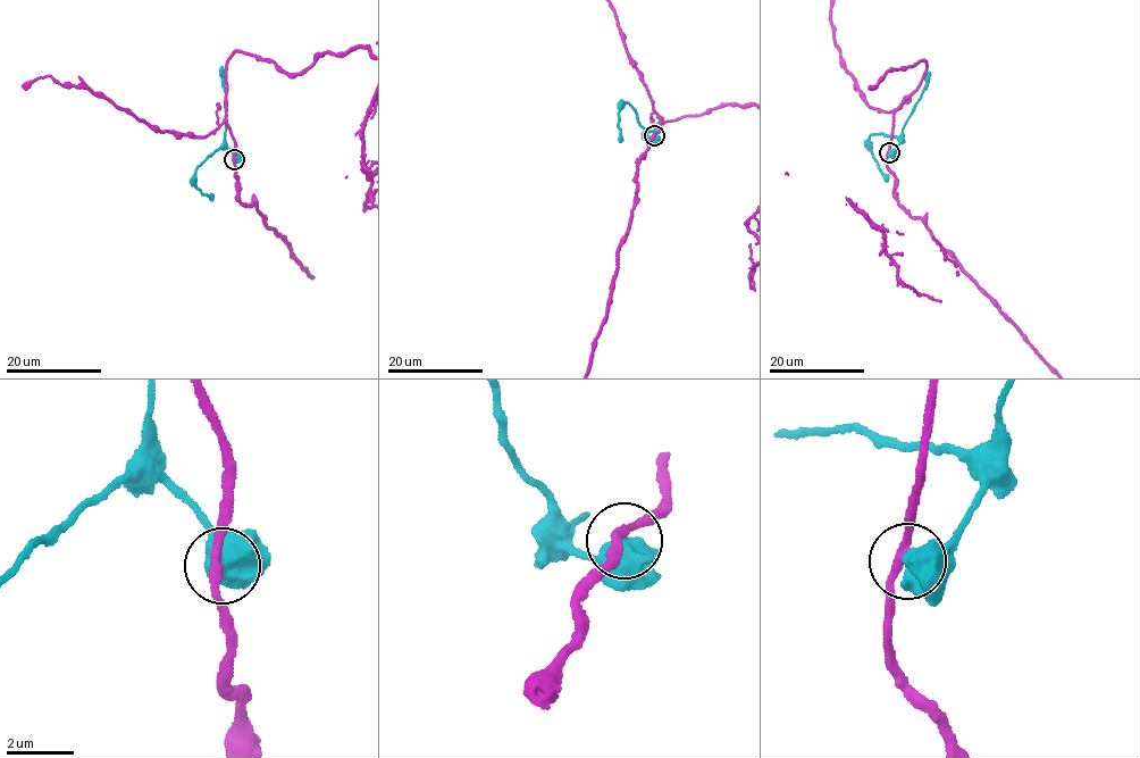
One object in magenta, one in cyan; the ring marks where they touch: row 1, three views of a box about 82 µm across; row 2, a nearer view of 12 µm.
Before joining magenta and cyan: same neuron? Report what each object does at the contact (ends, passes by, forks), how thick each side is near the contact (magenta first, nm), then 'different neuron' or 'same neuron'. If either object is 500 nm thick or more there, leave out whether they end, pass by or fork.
calibres 240 and 650 nm; different neuron

